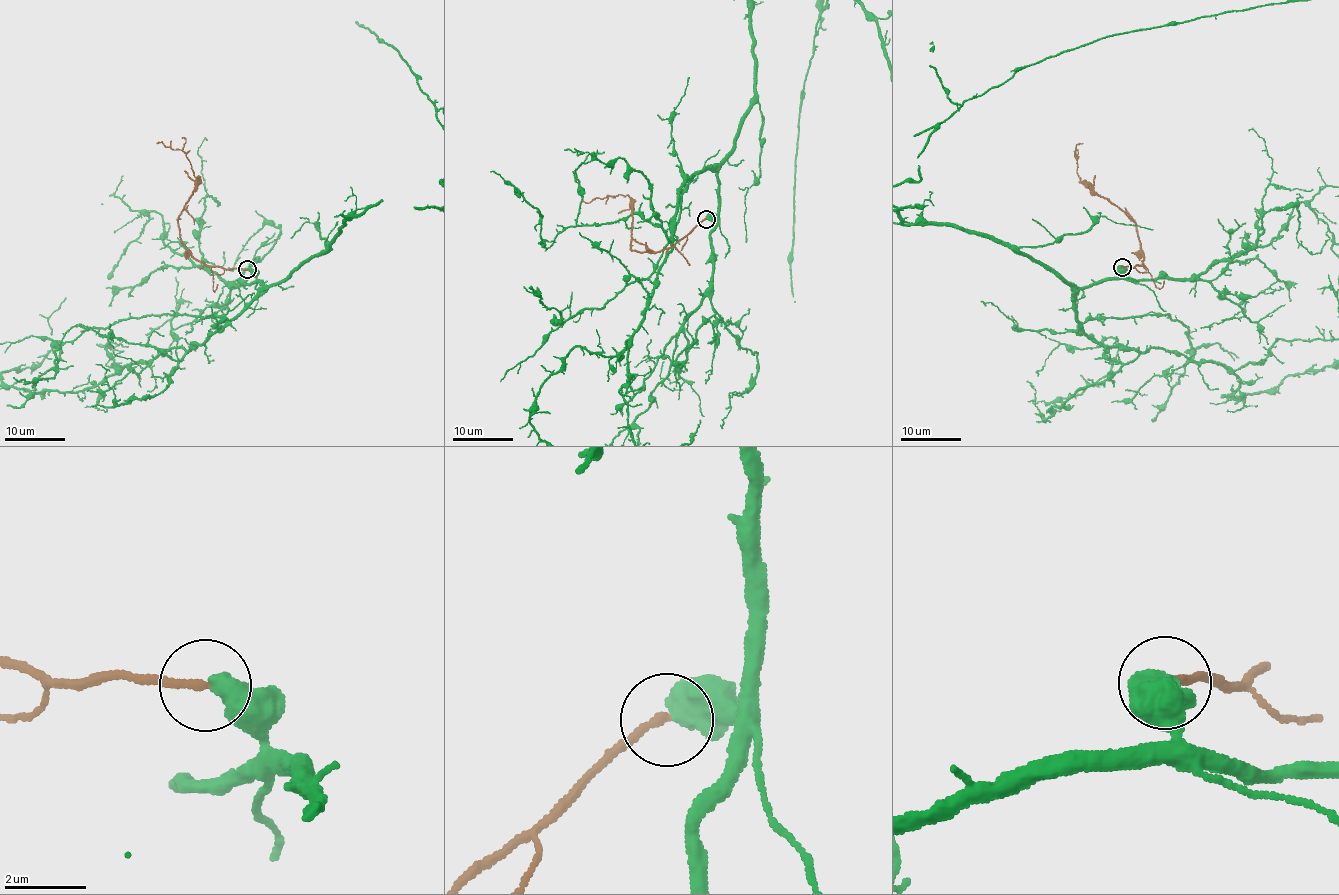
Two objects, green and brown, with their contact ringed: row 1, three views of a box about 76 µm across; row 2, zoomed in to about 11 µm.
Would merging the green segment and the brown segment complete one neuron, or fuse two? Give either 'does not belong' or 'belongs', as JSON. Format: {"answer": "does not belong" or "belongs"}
{"answer": "belongs"}

